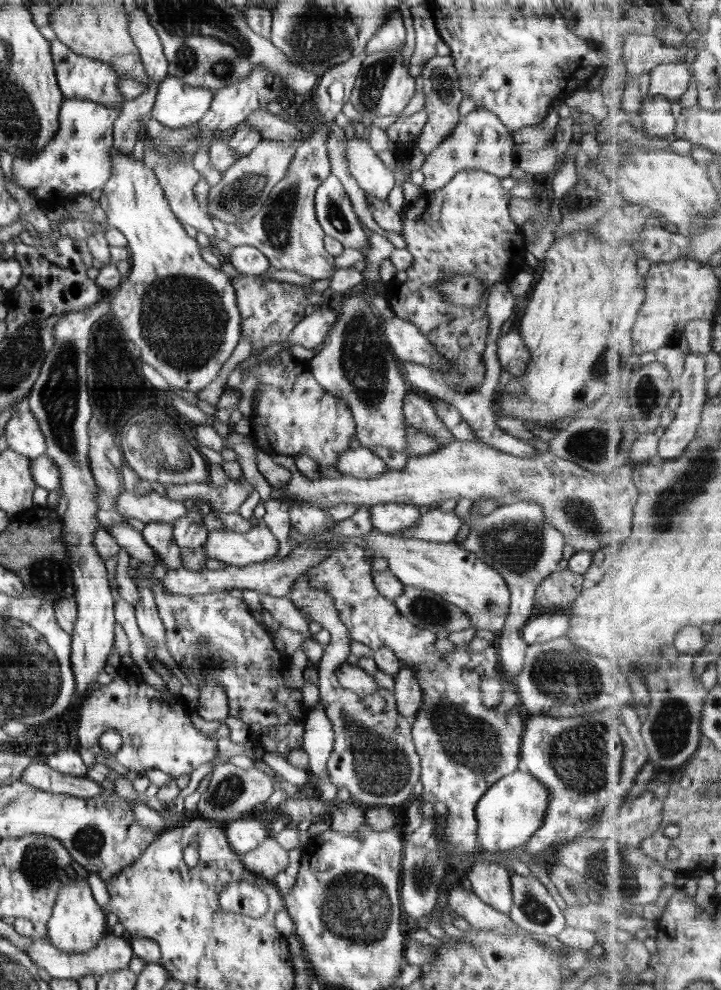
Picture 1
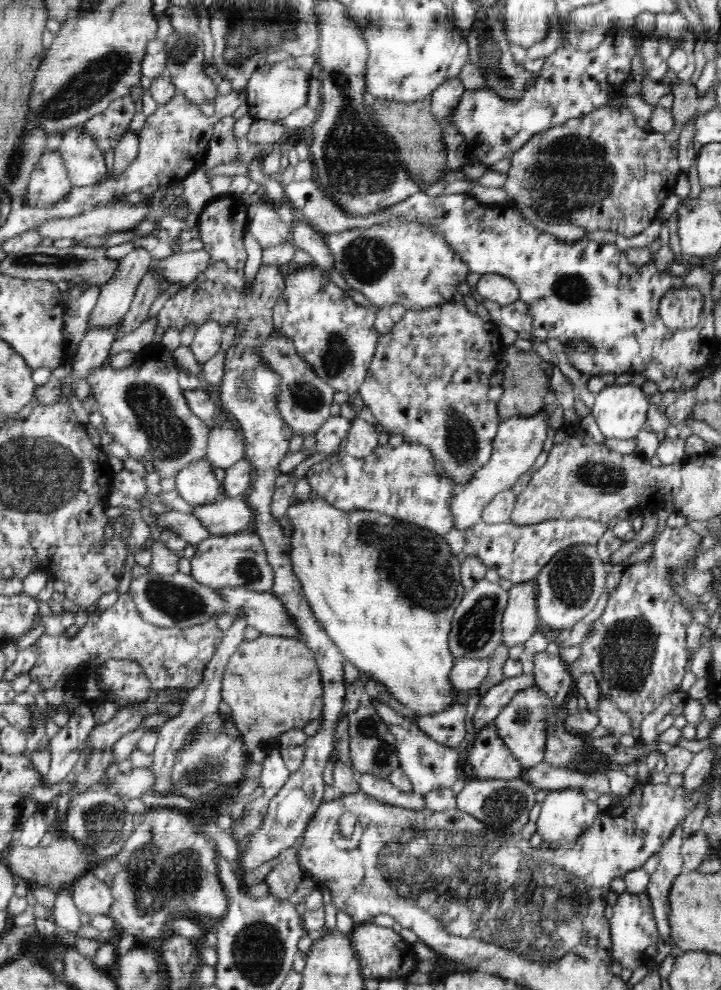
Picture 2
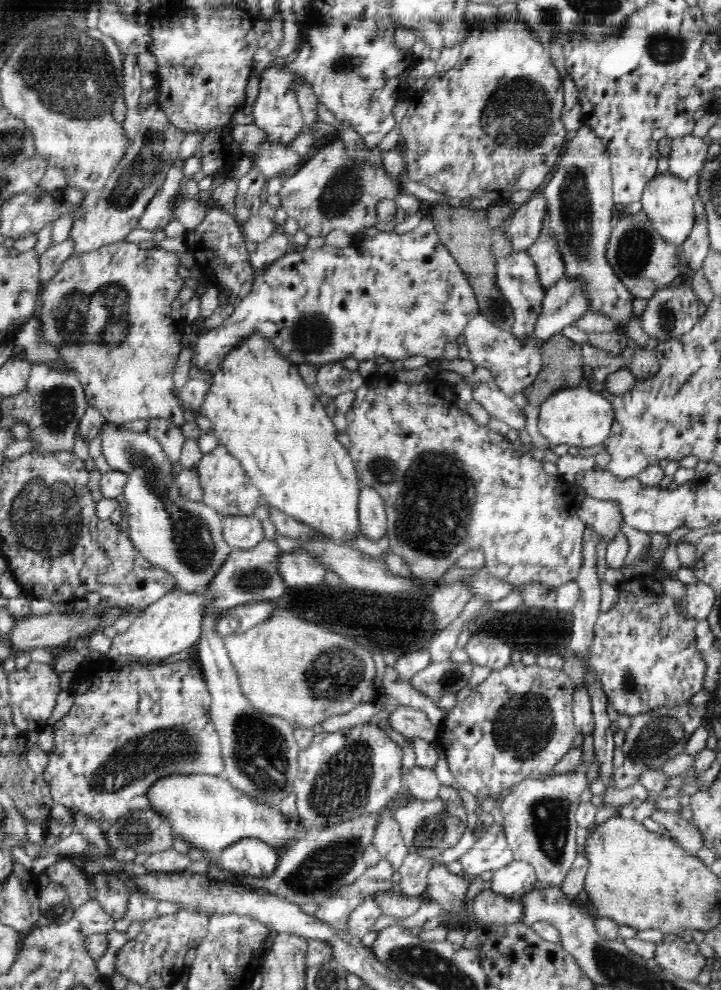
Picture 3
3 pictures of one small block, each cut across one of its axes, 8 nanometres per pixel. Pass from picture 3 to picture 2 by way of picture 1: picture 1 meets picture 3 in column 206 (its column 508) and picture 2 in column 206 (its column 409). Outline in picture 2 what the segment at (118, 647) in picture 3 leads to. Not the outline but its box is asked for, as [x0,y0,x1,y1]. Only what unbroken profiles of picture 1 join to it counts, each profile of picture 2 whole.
[190,531,274,593]

